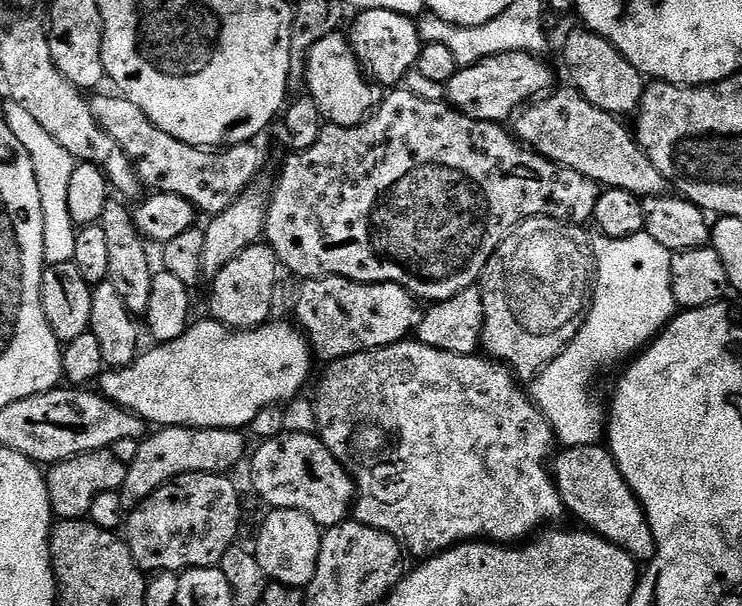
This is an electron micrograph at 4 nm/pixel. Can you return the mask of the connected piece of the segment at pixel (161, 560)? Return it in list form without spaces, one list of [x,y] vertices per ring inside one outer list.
[[[184,472],[163,484],[157,492],[141,499],[126,516],[126,539],[136,564],[145,573],[182,573],[190,568],[214,568],[237,543],[240,532],[240,492],[228,481],[227,475],[218,472]]]

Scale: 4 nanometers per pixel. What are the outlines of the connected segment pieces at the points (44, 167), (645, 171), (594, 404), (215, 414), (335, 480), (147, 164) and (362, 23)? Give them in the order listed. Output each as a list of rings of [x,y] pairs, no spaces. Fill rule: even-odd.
[[[9,99],[4,108],[3,119],[7,121],[10,130],[18,134],[18,142],[26,146],[32,159],[30,167],[34,170],[34,178],[38,178],[38,196],[42,198],[42,222],[44,223],[44,262],[45,265],[72,262],[74,258],[74,238],[78,226],[70,218],[70,178],[74,174],[78,161],[70,154],[70,150],[62,150],[37,120],[18,106],[18,102]]]
[[[553,91],[521,108],[514,117],[516,139],[550,162],[590,178],[601,189],[626,190],[641,198],[669,195],[668,179],[640,149],[635,135],[624,129],[625,121],[590,106],[582,94],[567,91]]]
[[[639,232],[630,238],[610,238],[599,234],[591,237],[592,253],[596,259],[594,291],[590,307],[584,316],[584,324],[578,334],[537,376],[530,381],[530,395],[536,409],[548,419],[557,441],[564,448],[581,448],[600,444],[606,436],[606,408],[600,405],[592,393],[592,383],[603,368],[612,368],[631,361],[641,350],[648,347],[677,315],[676,299],[670,282],[672,253],[659,242],[654,242],[648,232]]]
[[[205,318],[193,323],[180,338],[175,338],[172,342],[165,344],[156,344],[152,346],[149,352],[141,351],[136,360],[126,368],[112,370],[107,373],[108,389],[106,395],[108,399],[113,400],[119,408],[125,408],[127,412],[132,412],[136,416],[140,416],[152,426],[163,426],[166,428],[235,428],[244,430],[251,425],[254,414],[258,414],[258,410],[262,410],[271,404],[280,404],[284,399],[292,400],[304,388],[304,383],[308,380],[308,375],[312,372],[312,360],[314,361],[314,348],[310,343],[309,337],[295,323],[276,324],[277,322],[269,322],[261,324],[259,328],[251,330],[237,330],[228,328],[218,321]]]
[[[289,430],[278,438],[263,441],[259,447],[256,453],[251,453],[252,484],[256,487],[257,494],[268,503],[269,509],[289,508],[304,512],[324,530],[343,524],[349,519],[356,498],[356,482],[352,479],[351,471],[336,459],[319,435],[312,433],[311,436],[308,432]]]
[[[119,94],[111,95],[93,95],[90,100],[92,113],[98,123],[106,130],[106,134],[110,134],[110,138],[114,138],[114,142],[118,142],[120,149],[131,158],[137,176],[140,177],[141,183],[147,189],[150,187],[152,188],[150,190],[178,194],[178,198],[186,198],[186,202],[190,202],[201,213],[219,214],[226,211],[229,206],[230,195],[228,196],[228,192],[236,192],[232,194],[243,193],[251,185],[248,183],[259,174],[260,167],[264,164],[264,156],[255,148],[257,146],[255,143],[233,144],[223,150],[195,148],[186,142],[178,142],[178,138],[166,134],[166,130],[154,126],[154,122],[150,122],[150,118],[146,118],[146,114],[142,114],[142,110],[138,110],[138,106],[134,106],[134,102],[130,102],[126,97]]]
[[[360,10],[355,15],[350,43],[361,68],[381,89],[392,90],[403,85],[408,72],[415,69],[422,47],[416,20],[392,10]]]

